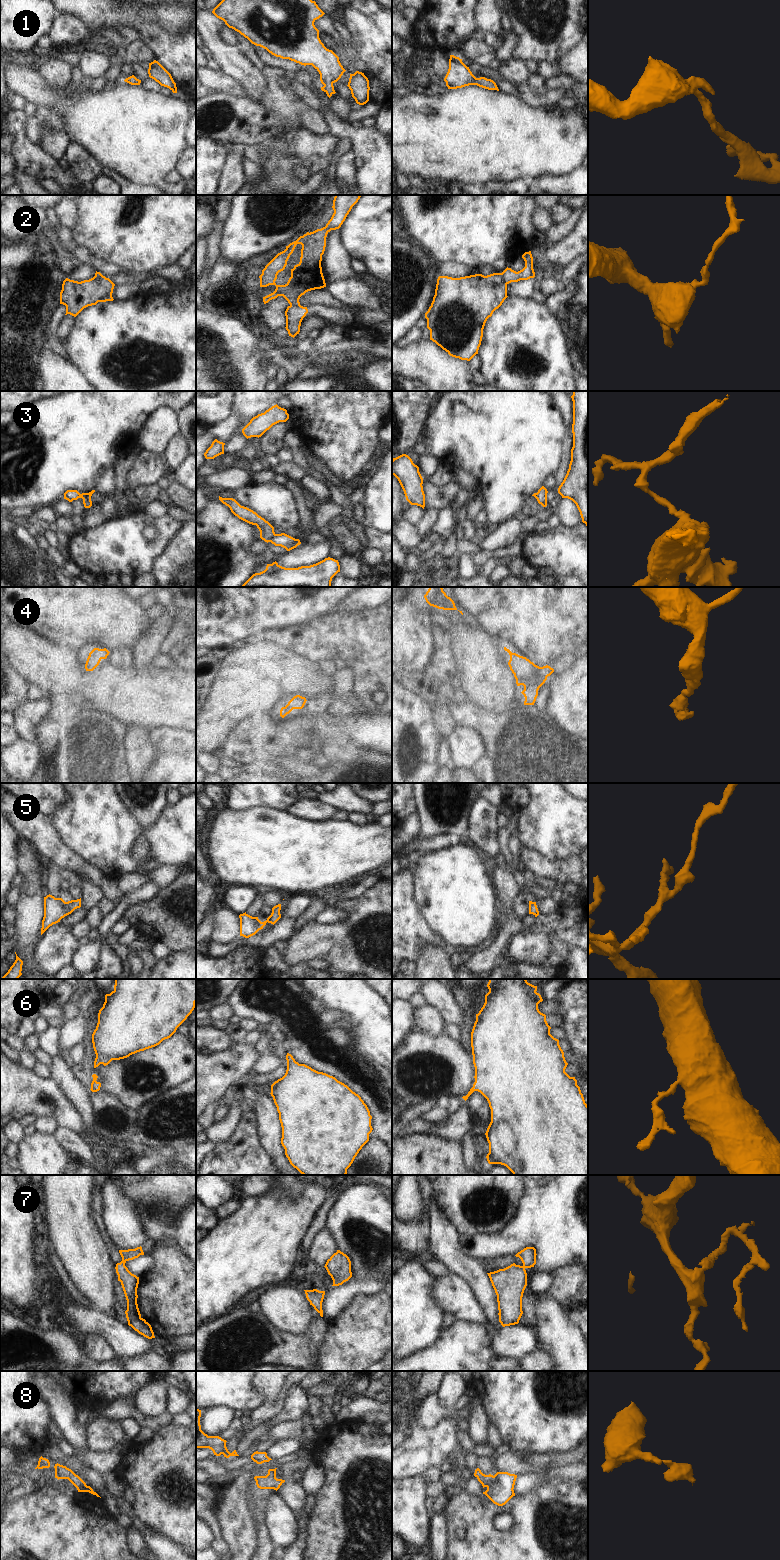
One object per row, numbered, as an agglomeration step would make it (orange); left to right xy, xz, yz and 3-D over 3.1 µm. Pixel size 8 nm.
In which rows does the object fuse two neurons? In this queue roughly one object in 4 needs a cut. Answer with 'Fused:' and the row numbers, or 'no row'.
Fused: 2, 3

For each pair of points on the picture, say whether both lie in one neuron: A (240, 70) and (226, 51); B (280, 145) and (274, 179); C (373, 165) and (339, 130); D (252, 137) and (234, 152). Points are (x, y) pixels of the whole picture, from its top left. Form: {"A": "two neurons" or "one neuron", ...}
{"A": "one neuron", "B": "two neurons", "C": "one neuron", "D": "two neurons"}

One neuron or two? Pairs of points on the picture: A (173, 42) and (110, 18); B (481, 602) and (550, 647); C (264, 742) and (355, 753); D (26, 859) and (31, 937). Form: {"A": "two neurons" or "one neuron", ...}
{"A": "two neurons", "B": "one neuron", "C": "two neurons", "D": "one neuron"}

